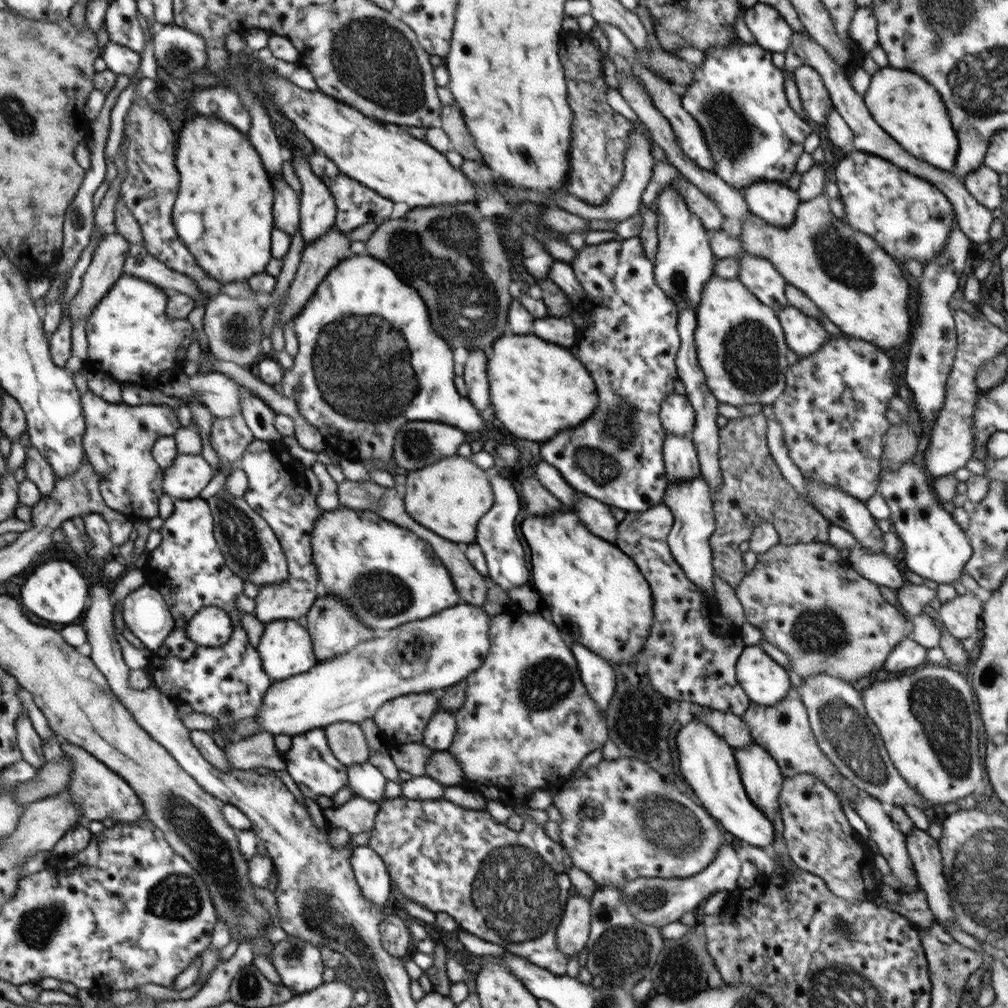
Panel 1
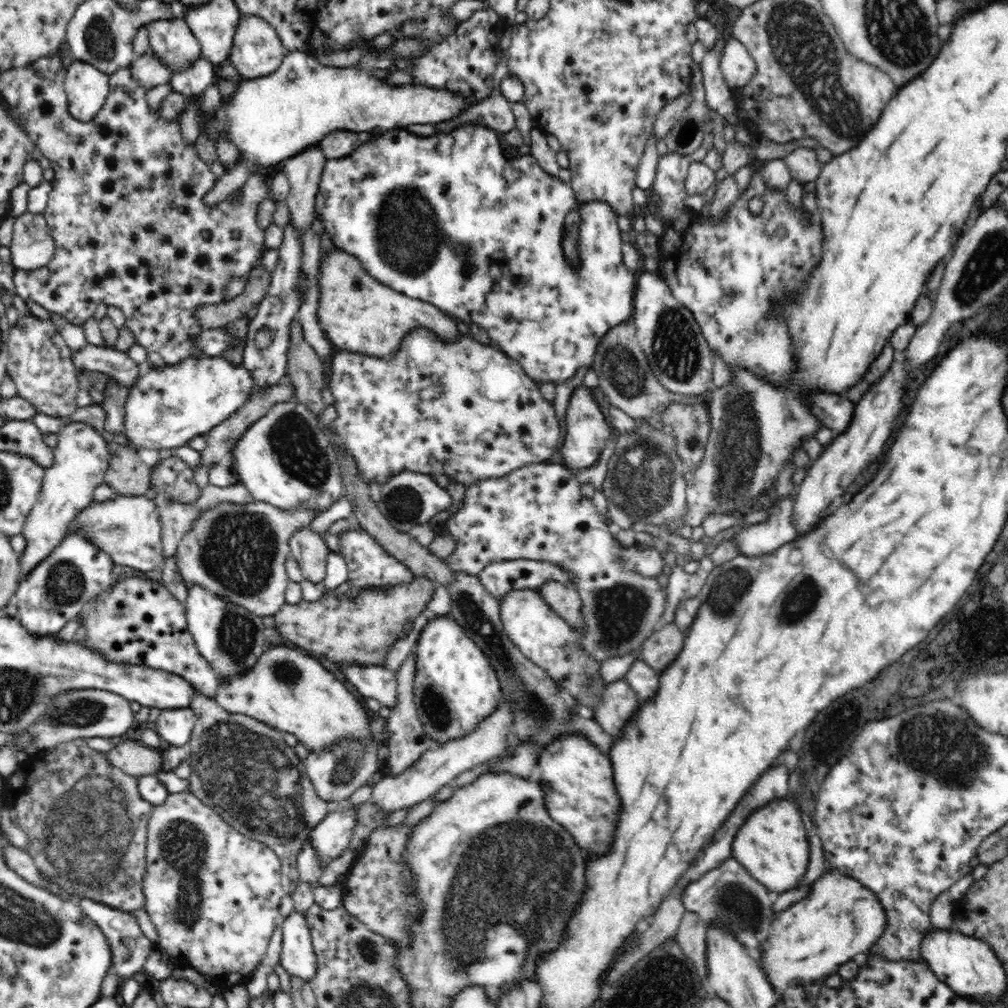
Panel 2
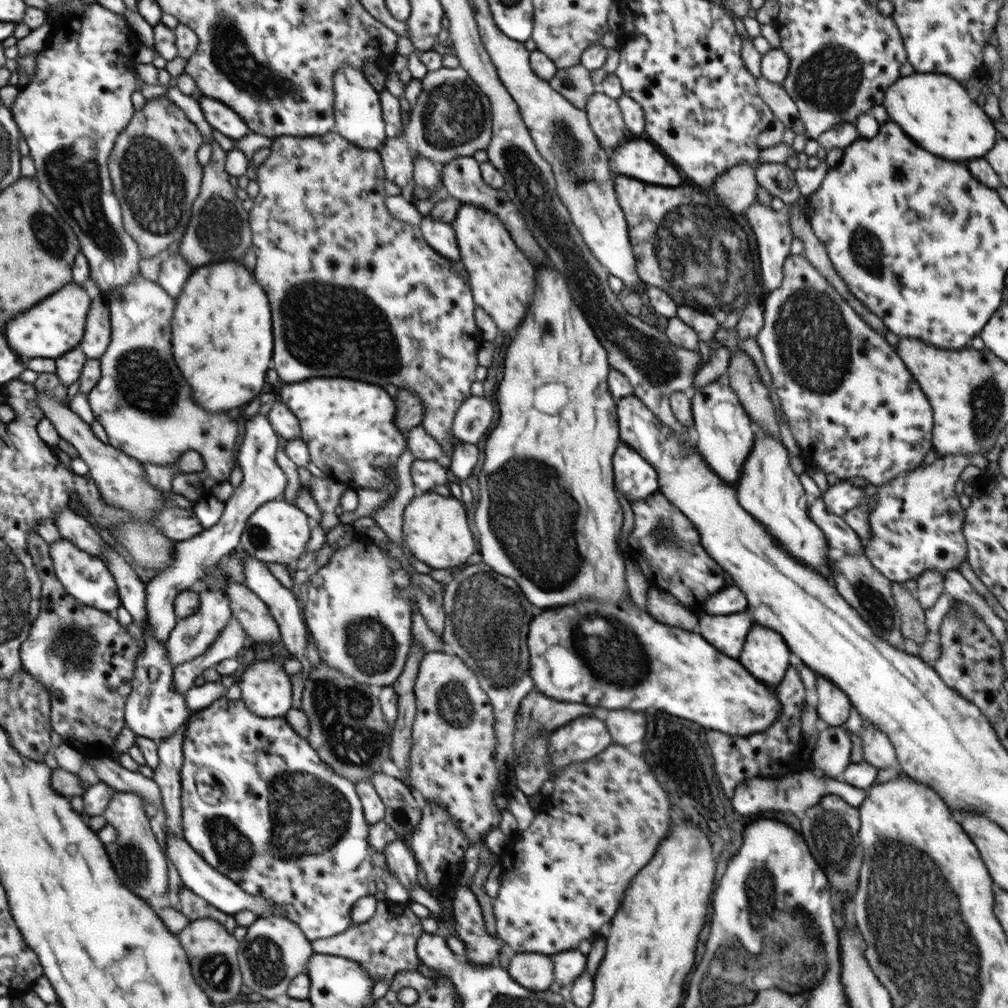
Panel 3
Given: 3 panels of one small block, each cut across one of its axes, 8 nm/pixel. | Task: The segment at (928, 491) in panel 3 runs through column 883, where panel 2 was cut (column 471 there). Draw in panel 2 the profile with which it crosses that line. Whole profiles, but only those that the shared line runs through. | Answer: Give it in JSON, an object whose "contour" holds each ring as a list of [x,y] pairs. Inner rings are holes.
{"contour":[[[545,462],[540,464],[530,464],[523,468],[518,468],[508,475],[498,476],[496,478],[488,478],[478,480],[474,484],[467,485],[465,490],[465,496],[460,503],[459,510],[448,520],[446,520],[444,531],[448,532],[451,536],[455,537],[456,550],[452,552],[452,556],[448,556],[448,560],[444,560],[448,567],[454,571],[462,571],[468,575],[478,575],[479,572],[487,565],[495,560],[514,560],[514,559],[526,559],[526,560],[542,560],[549,562],[564,568],[566,572],[569,572],[573,576],[574,582],[571,586],[574,586],[578,591],[581,600],[581,617],[583,620],[583,633],[578,634],[579,645],[583,648],[583,651],[591,656],[592,660],[598,662],[604,662],[607,658],[612,656],[626,656],[628,652],[632,650],[638,650],[641,648],[642,643],[653,633],[653,631],[662,624],[662,615],[664,614],[664,608],[666,606],[667,591],[660,587],[658,583],[658,577],[644,577],[640,573],[634,571],[626,571],[624,569],[624,563],[622,563],[622,544],[615,538],[615,529],[608,522],[603,513],[596,509],[596,505],[592,503],[592,499],[587,498],[582,494],[580,489],[580,483],[575,477],[574,472],[558,462]]]}

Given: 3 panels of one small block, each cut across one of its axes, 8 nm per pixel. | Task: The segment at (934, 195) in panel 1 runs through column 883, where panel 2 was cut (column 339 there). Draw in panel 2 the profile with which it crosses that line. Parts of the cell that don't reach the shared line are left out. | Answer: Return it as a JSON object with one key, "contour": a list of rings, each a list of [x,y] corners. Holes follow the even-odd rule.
{"contour":[[[472,123],[464,124],[462,128],[456,128],[452,130],[452,132],[436,132],[432,135],[428,135],[427,137],[418,136],[402,128],[398,128],[397,130],[398,132],[392,132],[392,129],[390,129],[376,135],[372,134],[368,137],[364,137],[363,141],[358,145],[358,148],[356,148],[351,155],[341,157],[340,159],[328,159],[324,163],[322,176],[320,176],[320,184],[318,184],[318,194],[316,194],[315,197],[315,214],[318,215],[319,219],[322,221],[322,224],[324,224],[325,232],[330,235],[330,239],[335,248],[342,249],[342,251],[346,251],[346,253],[354,255],[356,259],[362,260],[360,263],[364,264],[364,268],[366,268],[366,270],[368,270],[368,272],[370,272],[376,280],[380,280],[382,284],[394,289],[394,291],[410,296],[413,299],[424,300],[438,307],[441,311],[448,314],[448,316],[459,318],[465,323],[469,324],[470,322],[476,322],[478,326],[482,326],[490,337],[490,344],[493,347],[500,349],[503,353],[506,353],[506,355],[508,355],[512,360],[518,361],[520,366],[525,370],[526,374],[538,384],[552,382],[555,385],[558,385],[559,383],[566,382],[566,380],[573,377],[574,374],[576,374],[576,370],[578,370],[581,366],[585,366],[590,369],[592,361],[595,358],[595,352],[600,339],[612,327],[615,327],[617,324],[623,323],[624,321],[631,320],[633,316],[633,296],[636,286],[636,279],[634,278],[635,270],[628,270],[627,266],[623,263],[623,253],[621,252],[621,246],[623,243],[620,239],[621,230],[619,229],[617,223],[619,215],[613,211],[610,204],[601,201],[593,201],[582,205],[577,204],[575,193],[569,183],[563,182],[558,177],[548,174],[531,154],[519,155],[517,158],[510,158],[504,155],[502,148],[500,148],[501,139],[496,135],[497,132],[494,129],[489,129],[488,127],[483,127]],[[574,208],[577,208],[578,212],[580,212],[581,220],[578,238],[578,253],[580,253],[580,268],[578,268],[578,270],[571,268],[568,262],[566,262],[563,250],[560,250],[561,232],[563,231],[564,218],[566,218],[566,214],[568,214],[568,212],[572,212]]]}

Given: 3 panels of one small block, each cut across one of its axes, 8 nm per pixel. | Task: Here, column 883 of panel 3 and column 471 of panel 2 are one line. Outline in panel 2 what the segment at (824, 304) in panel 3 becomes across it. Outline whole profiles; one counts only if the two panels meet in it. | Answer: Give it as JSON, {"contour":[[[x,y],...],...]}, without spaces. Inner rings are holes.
{"contour":[[[418,327],[412,329],[406,337],[400,341],[399,351],[388,359],[364,355],[362,353],[345,350],[334,350],[326,365],[327,386],[334,395],[334,407],[338,411],[338,418],[333,422],[338,434],[337,443],[341,444],[344,458],[356,460],[360,472],[358,475],[370,483],[372,481],[382,485],[395,475],[403,471],[412,471],[424,475],[446,475],[452,481],[459,481],[463,485],[471,485],[478,480],[496,478],[508,475],[510,472],[523,468],[530,464],[550,462],[553,454],[558,454],[556,446],[560,442],[559,420],[555,414],[553,404],[546,401],[539,392],[539,385],[532,380],[520,366],[518,361],[512,360],[506,353],[493,347],[491,344],[482,345],[468,335],[459,334],[453,341],[440,339],[434,331]]]}

